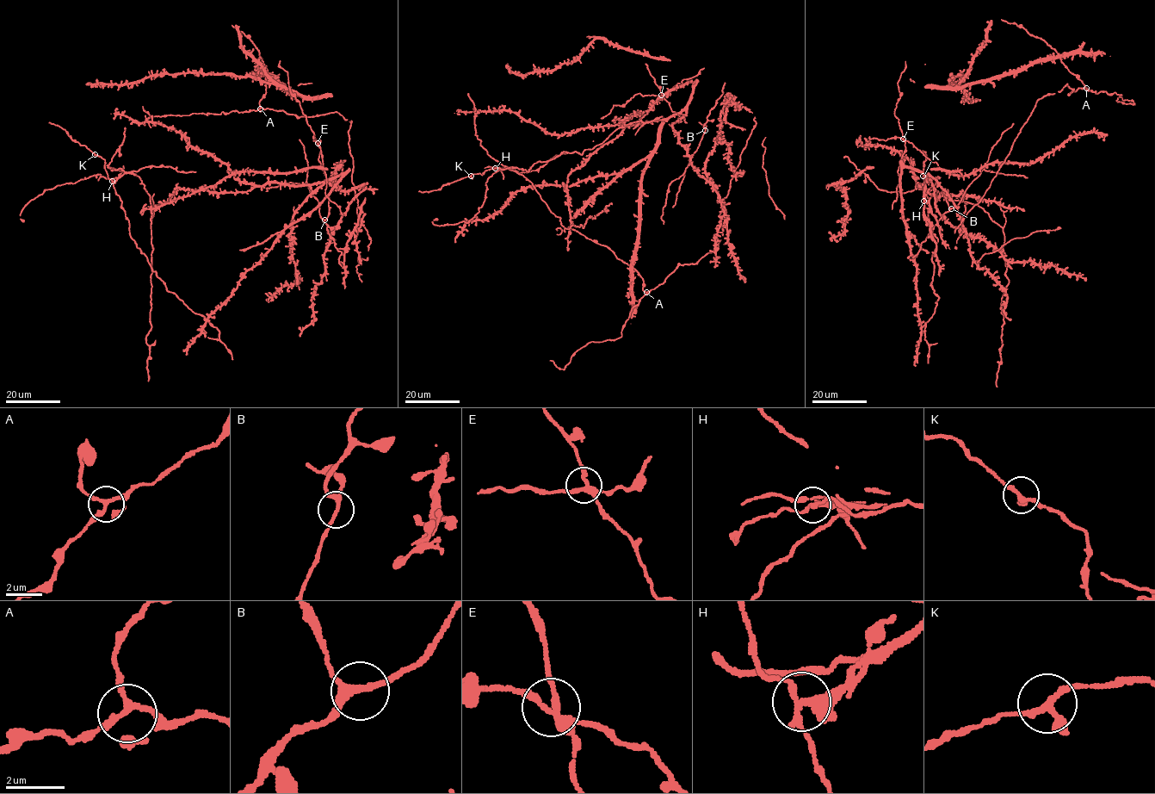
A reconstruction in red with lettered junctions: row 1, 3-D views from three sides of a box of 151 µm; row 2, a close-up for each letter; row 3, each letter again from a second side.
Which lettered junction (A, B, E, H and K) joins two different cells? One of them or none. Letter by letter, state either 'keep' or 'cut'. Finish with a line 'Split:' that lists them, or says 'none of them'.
A: keep
B: keep
E: keep
H: cut
K: keep
Split: H

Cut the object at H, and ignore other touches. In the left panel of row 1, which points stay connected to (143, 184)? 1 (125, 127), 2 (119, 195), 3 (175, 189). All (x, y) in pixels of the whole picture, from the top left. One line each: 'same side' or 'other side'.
1: same side
2: other side
3: other side

